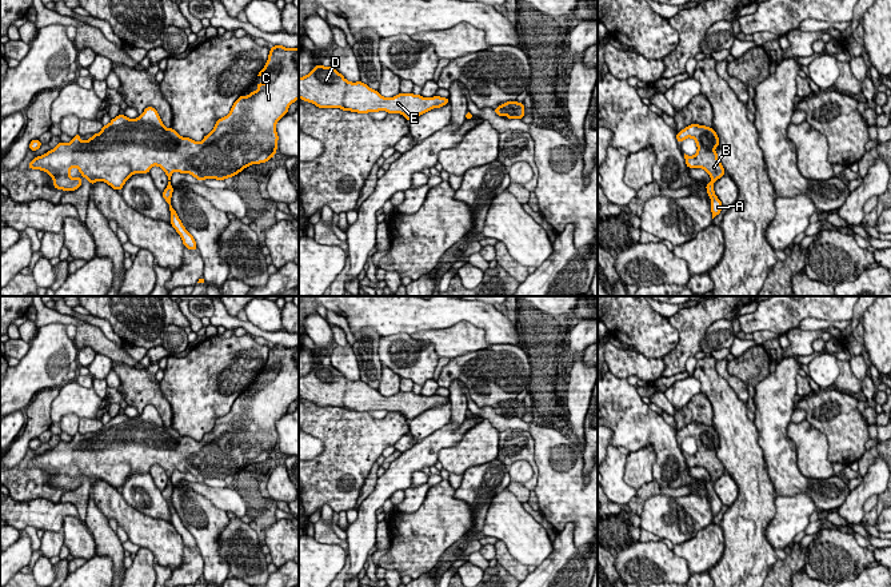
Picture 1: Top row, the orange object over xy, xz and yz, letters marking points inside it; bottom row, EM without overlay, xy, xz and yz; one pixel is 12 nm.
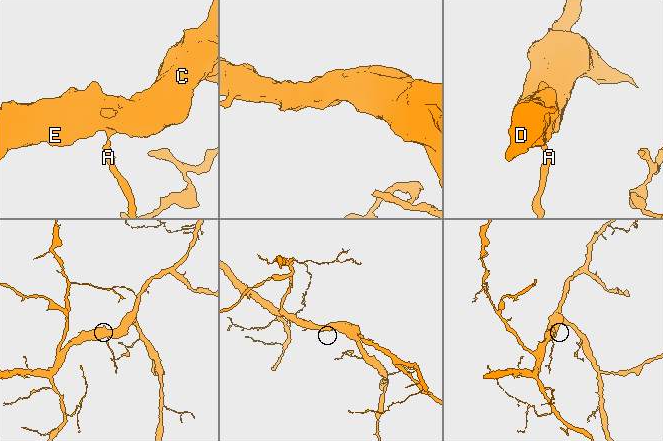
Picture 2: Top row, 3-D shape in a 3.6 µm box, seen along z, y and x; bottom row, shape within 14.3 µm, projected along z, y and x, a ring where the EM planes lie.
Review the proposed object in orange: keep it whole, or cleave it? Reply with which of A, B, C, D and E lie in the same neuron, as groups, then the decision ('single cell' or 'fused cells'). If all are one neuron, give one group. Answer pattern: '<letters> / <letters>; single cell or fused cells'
A B C D E; single cell

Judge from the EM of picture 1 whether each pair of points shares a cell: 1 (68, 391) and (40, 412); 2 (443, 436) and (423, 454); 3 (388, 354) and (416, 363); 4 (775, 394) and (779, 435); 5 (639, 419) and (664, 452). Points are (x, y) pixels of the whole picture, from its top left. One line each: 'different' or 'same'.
1: different
2: same
3: same
4: same
5: same

